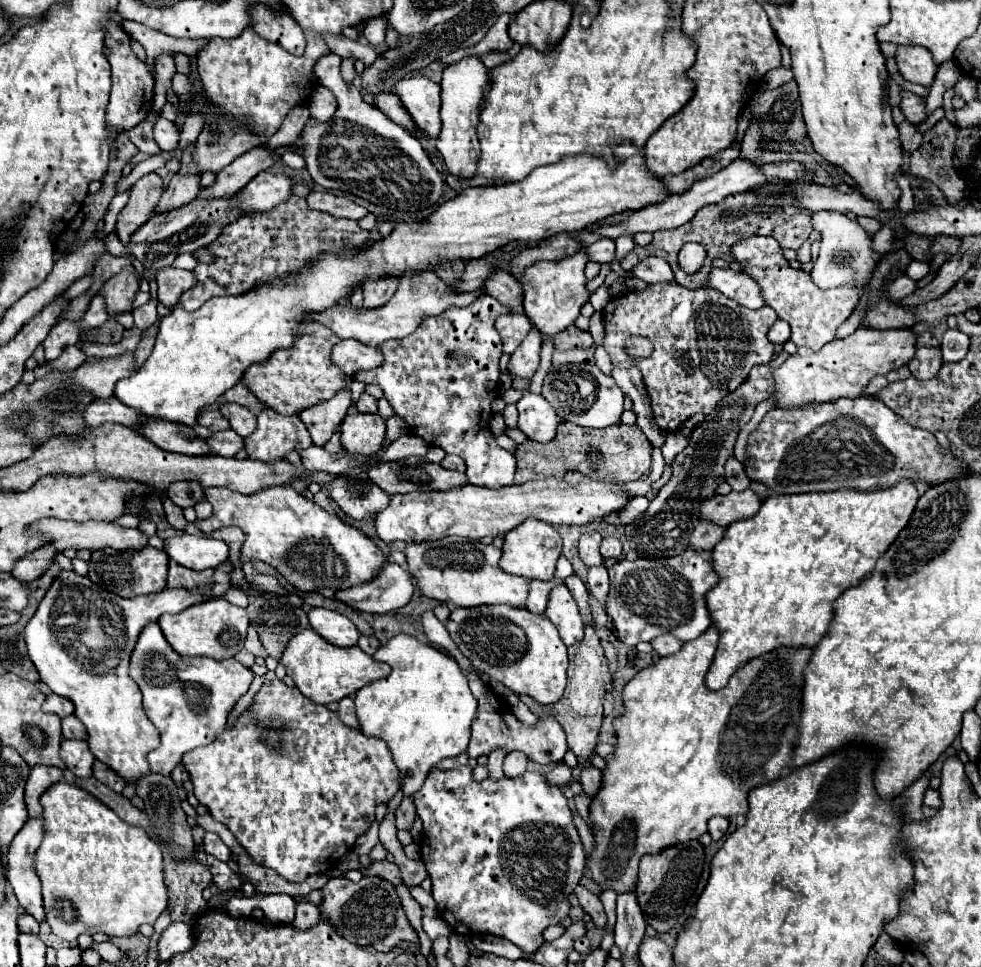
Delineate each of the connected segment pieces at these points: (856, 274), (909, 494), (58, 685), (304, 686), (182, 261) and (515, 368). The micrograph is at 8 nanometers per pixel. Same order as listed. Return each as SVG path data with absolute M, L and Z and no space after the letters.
M841 220L837 228L815 228L815 230L821 232L821 250L817 260L813 262L809 276L817 284L817 288L827 290L827 288L837 288L841 284L865 286L881 260L881 254L877 254L871 246L873 236L867 234L857 222L849 220L845 222Z
M907 478L889 490L877 492L773 494L761 504L757 516L727 526L723 540L713 548L713 570L719 574L719 582L705 596L711 622L719 630L719 646L705 676L705 686L709 690L725 688L735 670L775 648L813 648L831 624L833 602L843 590L859 584L873 572L875 562L907 526L917 500L915 484Z
M63 570L47 590L31 622L25 626L23 634L29 658L37 666L41 680L55 694L65 696L75 704L75 716L87 728L87 742L93 756L119 772L123 780L137 782L149 774L151 768L147 764L147 754L159 746L159 732L141 706L139 686L127 674L129 656L143 626L155 622L165 612L177 614L193 604L205 602L209 596L221 598L231 588L235 588L231 584L231 576L215 570L213 586L207 584L207 592L203 592L203 596L199 596L199 592L187 592L185 588L165 588L157 594L119 598L93 584L89 578Z
M311 628L295 634L289 640L279 662L285 666L287 676L293 678L293 682L301 690L301 694L307 696L309 700L315 700L317 704L339 702L347 696L353 696L363 686L367 686L375 680L387 678L391 672L391 668L387 668L387 664L373 660L359 646L351 646L351 648L333 646Z
M190 253L179 254L172 264L172 267L193 271L198 262Z
M531 328L521 346L511 354L509 372L517 378L531 378L539 366L539 350L541 350L541 332L537 328Z

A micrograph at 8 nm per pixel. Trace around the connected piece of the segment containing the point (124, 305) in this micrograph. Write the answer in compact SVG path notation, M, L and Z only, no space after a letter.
M125 266L109 282L105 282L101 292L105 294L109 316L113 318L115 314L131 310L131 302L133 302L137 290L139 290L139 274L137 274L135 266Z

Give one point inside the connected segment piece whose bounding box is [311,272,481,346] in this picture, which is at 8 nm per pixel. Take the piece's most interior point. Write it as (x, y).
(425, 295)

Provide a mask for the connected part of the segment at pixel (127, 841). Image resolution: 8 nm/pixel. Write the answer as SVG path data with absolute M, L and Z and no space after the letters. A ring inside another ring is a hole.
M57 782L41 796L43 806L43 842L37 848L35 868L43 884L43 902L47 922L55 936L75 942L79 934L105 932L107 936L131 936L141 924L155 924L167 908L167 886L163 876L163 856L155 840L143 828L123 822L111 808L99 802L89 792Z

